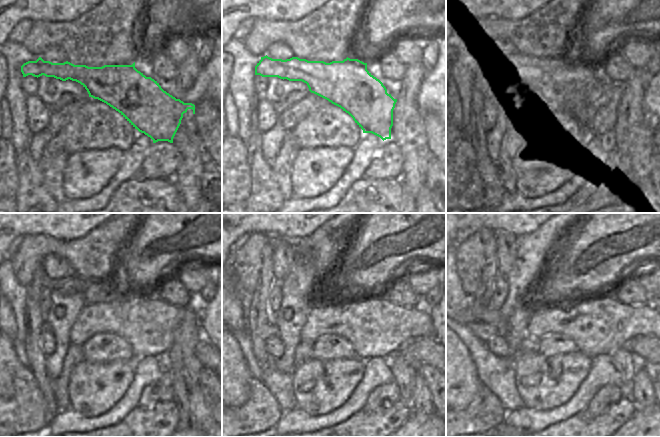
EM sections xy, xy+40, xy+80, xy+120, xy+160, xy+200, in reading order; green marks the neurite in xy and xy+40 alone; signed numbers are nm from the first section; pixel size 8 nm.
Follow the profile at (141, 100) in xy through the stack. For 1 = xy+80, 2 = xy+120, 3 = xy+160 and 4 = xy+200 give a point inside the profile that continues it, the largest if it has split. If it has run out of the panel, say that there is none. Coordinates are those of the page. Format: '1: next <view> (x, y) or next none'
1: next xy+80 (557, 73)
2: next xy+120 (93, 291)
3: next xy+160 (363, 348)
4: next xy+200 (585, 345)

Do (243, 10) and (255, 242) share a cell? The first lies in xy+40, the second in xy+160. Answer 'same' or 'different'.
different

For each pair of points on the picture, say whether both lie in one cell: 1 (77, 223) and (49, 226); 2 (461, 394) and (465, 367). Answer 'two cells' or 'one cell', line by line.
1: one cell
2: one cell

